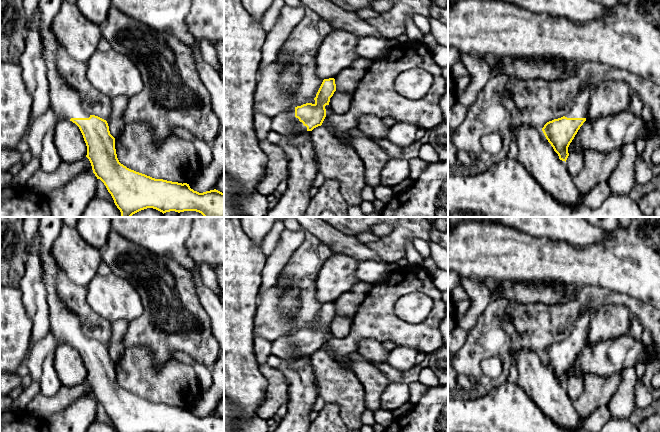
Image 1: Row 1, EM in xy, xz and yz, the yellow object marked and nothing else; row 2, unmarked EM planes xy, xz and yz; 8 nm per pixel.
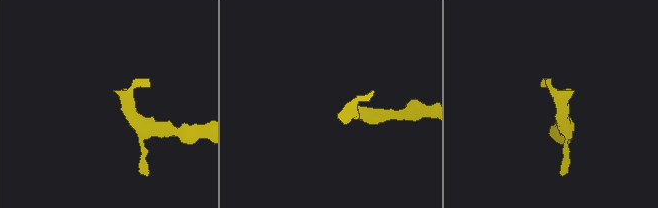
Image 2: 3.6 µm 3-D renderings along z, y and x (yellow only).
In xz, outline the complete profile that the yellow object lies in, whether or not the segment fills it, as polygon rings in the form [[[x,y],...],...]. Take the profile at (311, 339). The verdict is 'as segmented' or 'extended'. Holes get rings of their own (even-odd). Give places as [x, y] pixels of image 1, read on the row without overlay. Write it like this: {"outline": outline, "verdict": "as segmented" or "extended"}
{"outline": [[[334,302],[324,303],[314,322],[315,327],[306,327],[272,341],[271,354],[280,359],[294,354],[312,355],[321,350],[325,341],[325,330],[336,315]]], "verdict": "extended"}

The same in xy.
{"outline": [[[40,217],[39,220],[39,254],[42,279],[47,291],[51,330],[55,337],[56,348],[60,344],[70,344],[79,351],[87,370],[86,381],[91,387],[93,397],[104,407],[117,432],[224,432],[224,417],[216,413],[199,417],[191,413],[187,407],[155,403],[131,394],[119,386],[115,362],[110,358],[107,345],[90,339],[83,333],[81,320],[63,303],[57,293],[56,277],[61,270],[52,256],[51,249],[63,226],[63,217]]], "verdict": "extended"}

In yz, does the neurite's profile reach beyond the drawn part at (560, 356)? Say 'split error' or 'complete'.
split error

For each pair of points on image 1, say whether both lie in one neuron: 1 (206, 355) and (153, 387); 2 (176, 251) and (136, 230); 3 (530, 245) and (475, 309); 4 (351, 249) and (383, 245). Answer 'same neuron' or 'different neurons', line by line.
1: different neurons
2: same neuron
3: different neurons
4: different neurons

